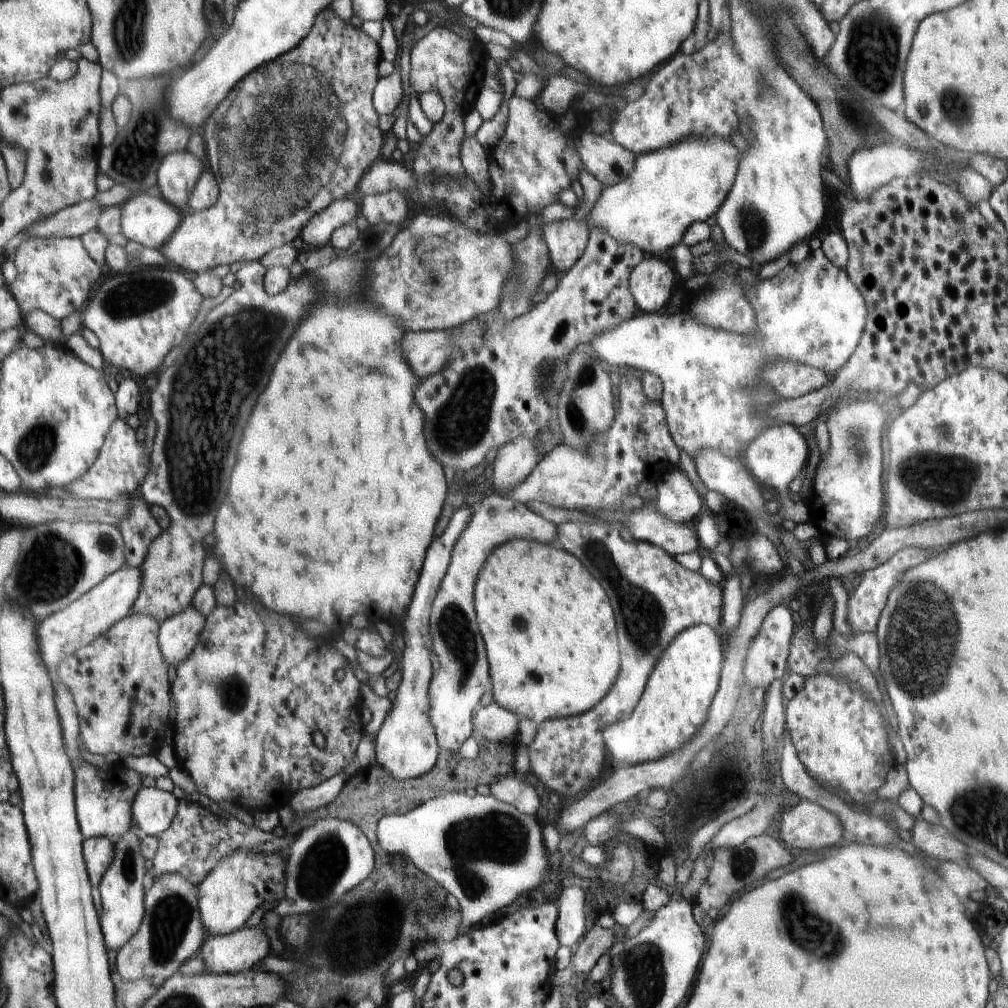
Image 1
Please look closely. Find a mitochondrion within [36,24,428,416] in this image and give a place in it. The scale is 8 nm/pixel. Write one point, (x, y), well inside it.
(277, 164)

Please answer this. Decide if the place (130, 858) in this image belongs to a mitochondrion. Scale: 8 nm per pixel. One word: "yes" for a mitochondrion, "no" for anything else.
yes

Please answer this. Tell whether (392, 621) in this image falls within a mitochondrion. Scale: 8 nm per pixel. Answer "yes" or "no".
no

